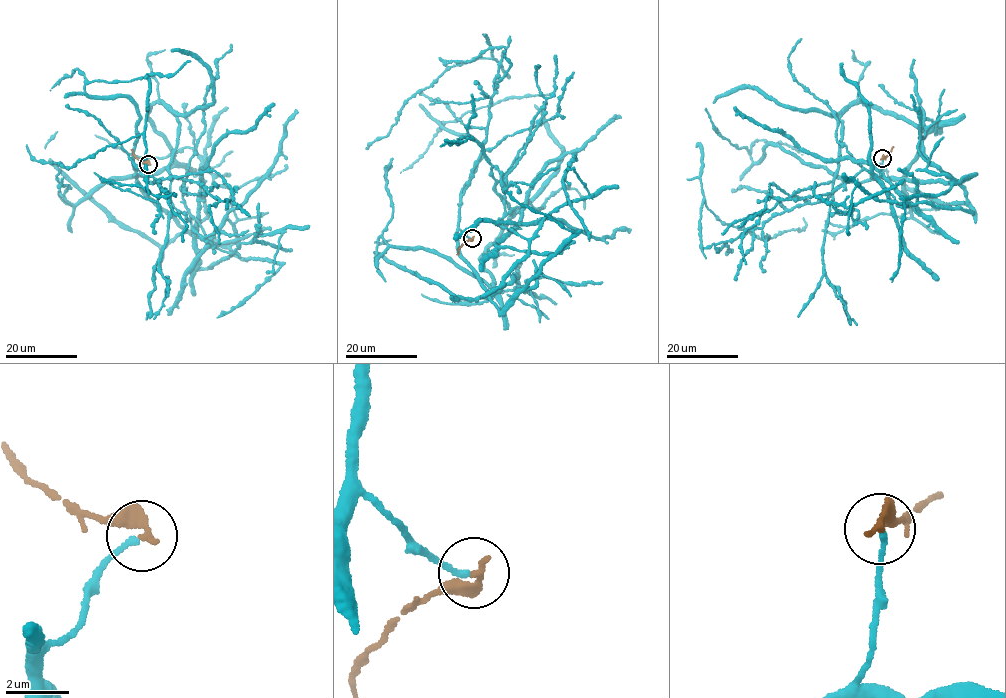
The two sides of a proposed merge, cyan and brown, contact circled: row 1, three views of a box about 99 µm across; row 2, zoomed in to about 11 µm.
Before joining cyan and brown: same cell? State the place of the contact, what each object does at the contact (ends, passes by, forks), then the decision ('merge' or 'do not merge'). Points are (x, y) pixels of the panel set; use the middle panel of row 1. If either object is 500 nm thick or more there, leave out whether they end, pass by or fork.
(472, 238) | cyan ends | brown ends | do not merge

